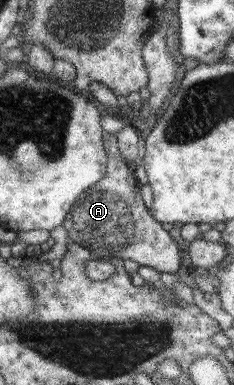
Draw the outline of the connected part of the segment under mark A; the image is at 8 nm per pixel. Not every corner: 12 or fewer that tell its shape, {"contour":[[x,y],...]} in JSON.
{"contour":[[103,132],[106,173],[62,223],[88,256],[176,273],[175,242]]}

